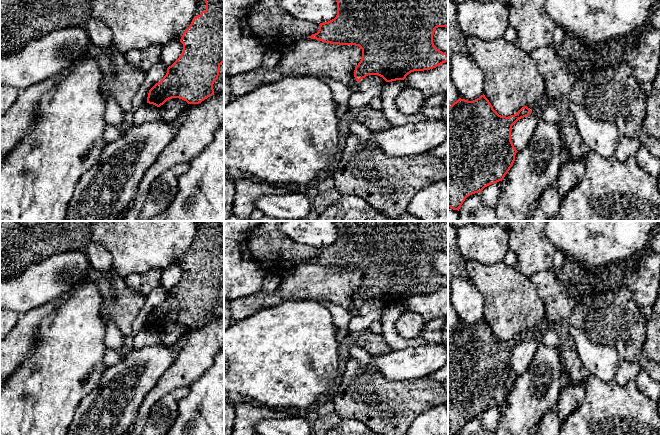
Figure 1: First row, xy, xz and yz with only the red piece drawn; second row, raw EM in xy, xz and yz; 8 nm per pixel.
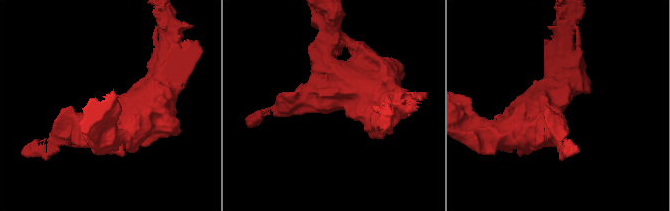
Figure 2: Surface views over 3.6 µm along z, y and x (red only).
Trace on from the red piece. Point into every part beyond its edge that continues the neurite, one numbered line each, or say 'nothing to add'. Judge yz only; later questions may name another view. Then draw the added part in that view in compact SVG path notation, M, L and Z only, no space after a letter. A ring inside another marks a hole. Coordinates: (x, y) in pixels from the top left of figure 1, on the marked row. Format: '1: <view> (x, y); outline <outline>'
nothing to add

